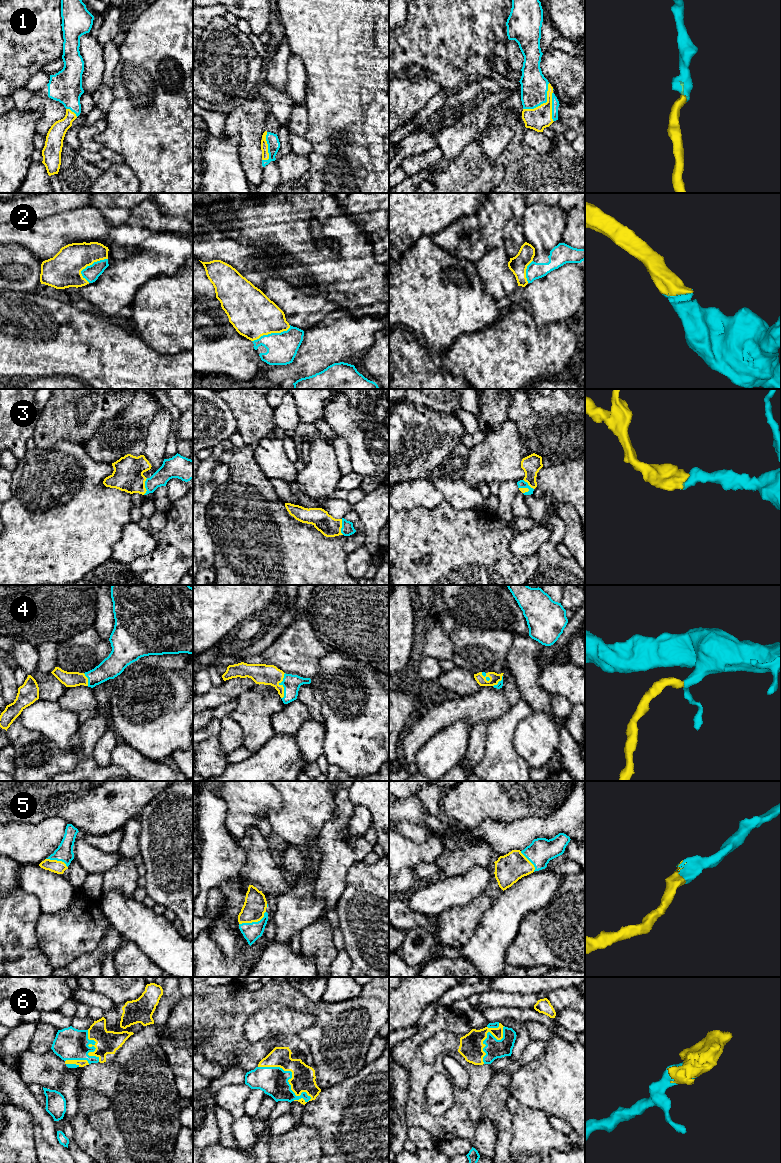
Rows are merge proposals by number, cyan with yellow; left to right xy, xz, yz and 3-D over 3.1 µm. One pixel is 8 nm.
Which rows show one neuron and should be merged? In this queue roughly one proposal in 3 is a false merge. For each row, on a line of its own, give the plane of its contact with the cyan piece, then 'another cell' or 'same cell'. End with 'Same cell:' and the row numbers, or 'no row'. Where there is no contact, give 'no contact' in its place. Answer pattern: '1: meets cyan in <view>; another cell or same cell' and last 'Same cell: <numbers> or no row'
1: meets cyan in yz; same cell
2: meets cyan in xz; same cell
3: meets cyan in xy; same cell
4: meets cyan in xz; same cell
5: meets cyan in xz; same cell
6: meets cyan in xz; same cell
Same cell: 1, 2, 3, 4, 5, 6

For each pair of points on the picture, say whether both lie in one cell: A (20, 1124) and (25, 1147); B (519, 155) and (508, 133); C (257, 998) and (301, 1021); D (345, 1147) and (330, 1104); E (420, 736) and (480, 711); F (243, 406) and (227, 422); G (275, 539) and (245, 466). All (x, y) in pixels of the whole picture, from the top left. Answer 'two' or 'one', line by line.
A: one
B: two
C: two
D: one
E: one
F: two
G: one

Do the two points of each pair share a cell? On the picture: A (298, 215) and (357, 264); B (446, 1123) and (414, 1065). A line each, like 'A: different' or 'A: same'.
A: same
B: same

